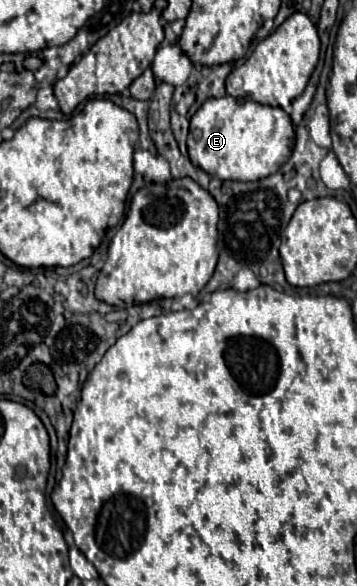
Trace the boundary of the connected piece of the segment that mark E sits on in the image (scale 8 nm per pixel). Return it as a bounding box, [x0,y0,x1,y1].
[188,95,294,181]

